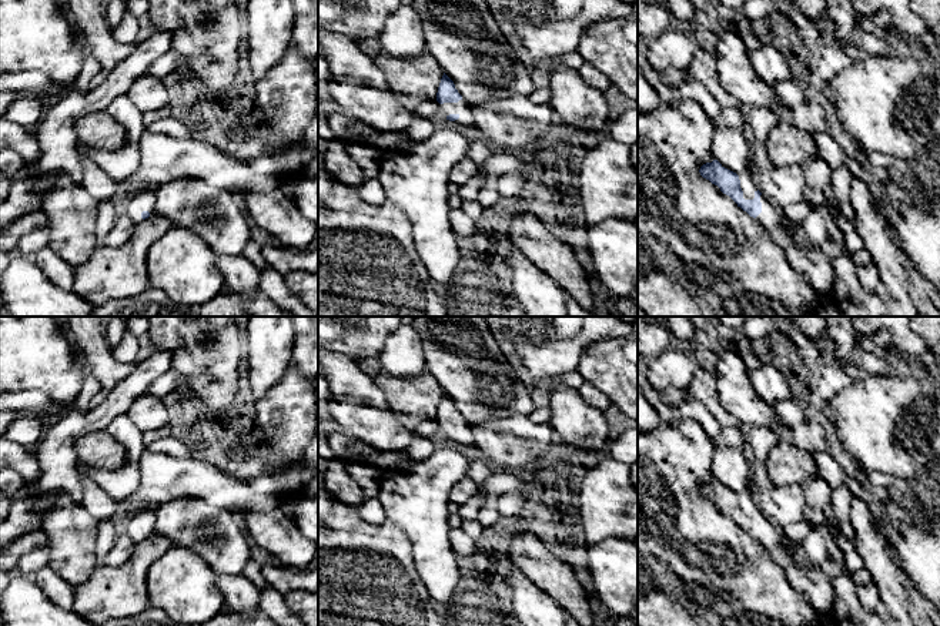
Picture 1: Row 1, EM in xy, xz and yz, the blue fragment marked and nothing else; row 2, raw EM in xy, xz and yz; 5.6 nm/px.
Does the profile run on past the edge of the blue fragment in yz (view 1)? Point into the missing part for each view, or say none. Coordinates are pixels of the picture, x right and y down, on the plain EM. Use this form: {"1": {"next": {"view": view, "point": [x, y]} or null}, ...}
{"1": {"next": {"view": "yz", "point": [772, 535]}}}

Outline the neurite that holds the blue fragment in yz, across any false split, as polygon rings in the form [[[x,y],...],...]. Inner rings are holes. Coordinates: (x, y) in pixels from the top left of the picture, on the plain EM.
[[[717,479],[703,483],[699,492],[766,548],[786,549],[789,539],[783,533],[783,528],[767,520],[759,509],[745,513],[740,508],[739,495],[725,488]]]

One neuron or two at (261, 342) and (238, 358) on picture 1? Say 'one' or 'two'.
two

